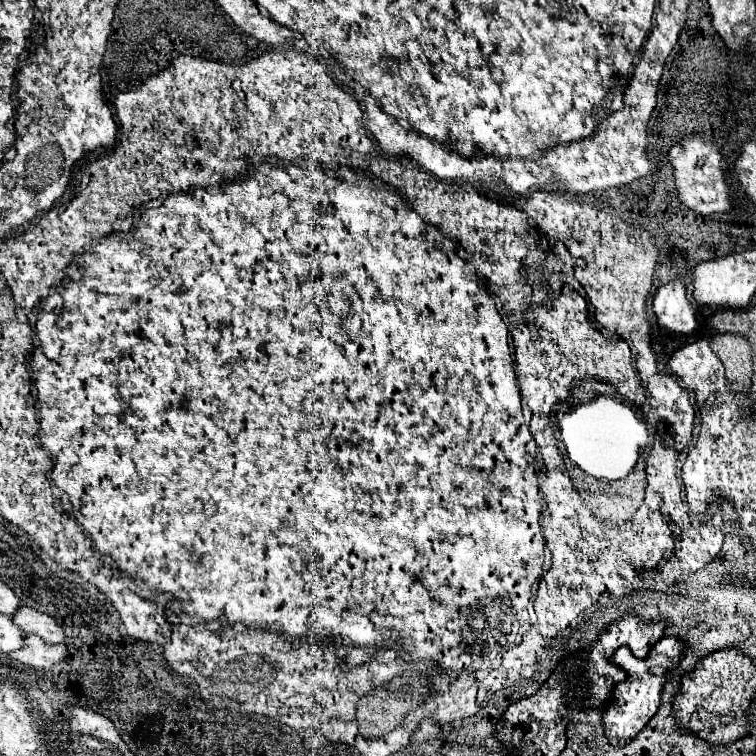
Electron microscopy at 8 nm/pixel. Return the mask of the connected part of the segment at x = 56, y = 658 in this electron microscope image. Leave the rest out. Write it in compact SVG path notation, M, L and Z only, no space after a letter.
M26 635L24 645L10 653L10 657L18 663L38 667L38 669L50 669L62 662L68 655L68 648L64 643L50 645L44 643L38 635Z

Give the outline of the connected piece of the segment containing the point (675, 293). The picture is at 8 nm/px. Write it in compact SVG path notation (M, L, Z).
M672 281L658 289L654 297L654 315L660 327L674 333L688 335L698 325L696 309L680 281Z

